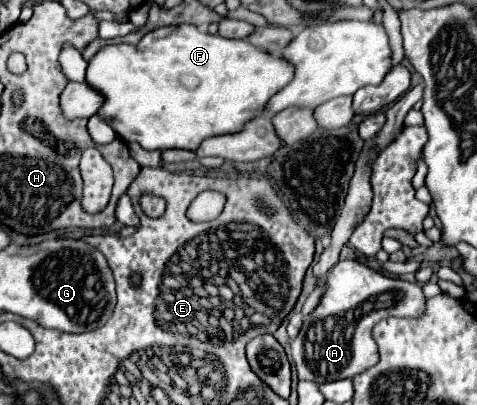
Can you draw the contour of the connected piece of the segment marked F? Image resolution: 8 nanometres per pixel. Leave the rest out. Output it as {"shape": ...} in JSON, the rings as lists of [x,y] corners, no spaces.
{"shape":[[[179,24],[179,26],[161,26],[149,34],[143,36],[143,40],[139,40],[137,46],[133,44],[107,44],[103,46],[91,60],[89,60],[89,66],[87,66],[87,72],[85,72],[85,82],[91,84],[91,88],[95,88],[101,96],[103,96],[103,108],[99,108],[97,116],[107,120],[111,124],[111,128],[115,130],[115,134],[125,142],[125,144],[133,144],[137,142],[141,148],[145,150],[169,150],[169,148],[183,148],[183,150],[197,150],[199,144],[205,140],[205,138],[211,138],[211,136],[219,136],[219,134],[231,134],[231,132],[239,132],[239,128],[243,128],[243,124],[247,120],[251,120],[253,116],[261,114],[263,106],[267,104],[267,100],[279,92],[285,84],[289,84],[293,76],[293,68],[291,64],[283,62],[281,58],[273,58],[269,56],[267,52],[251,46],[247,40],[229,40],[229,38],[223,38],[219,34],[207,34],[207,32],[201,32],[197,26],[191,26],[191,24]]]}

